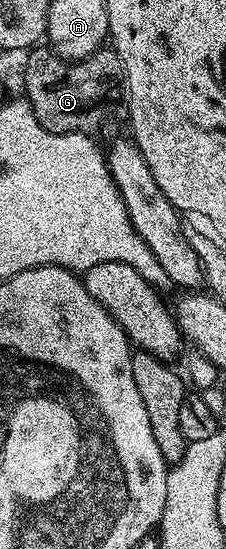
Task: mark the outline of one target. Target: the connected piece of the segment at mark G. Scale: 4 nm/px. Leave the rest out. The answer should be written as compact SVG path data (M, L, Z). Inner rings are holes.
M37 46L25 60L25 92L39 126L55 134L64 132L96 133L101 124L101 112L97 107L105 100L113 79L122 75L121 60L112 47L102 46L84 60L66 63L56 52L45 46ZM30 55L30 56L29 56Z

